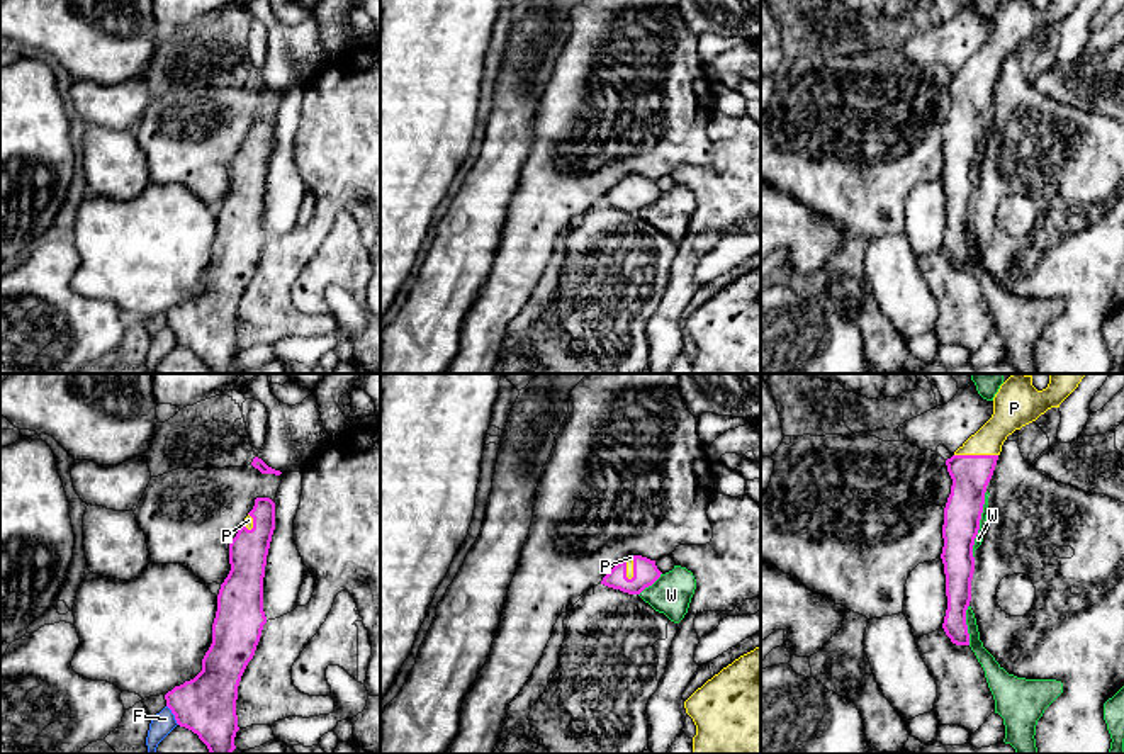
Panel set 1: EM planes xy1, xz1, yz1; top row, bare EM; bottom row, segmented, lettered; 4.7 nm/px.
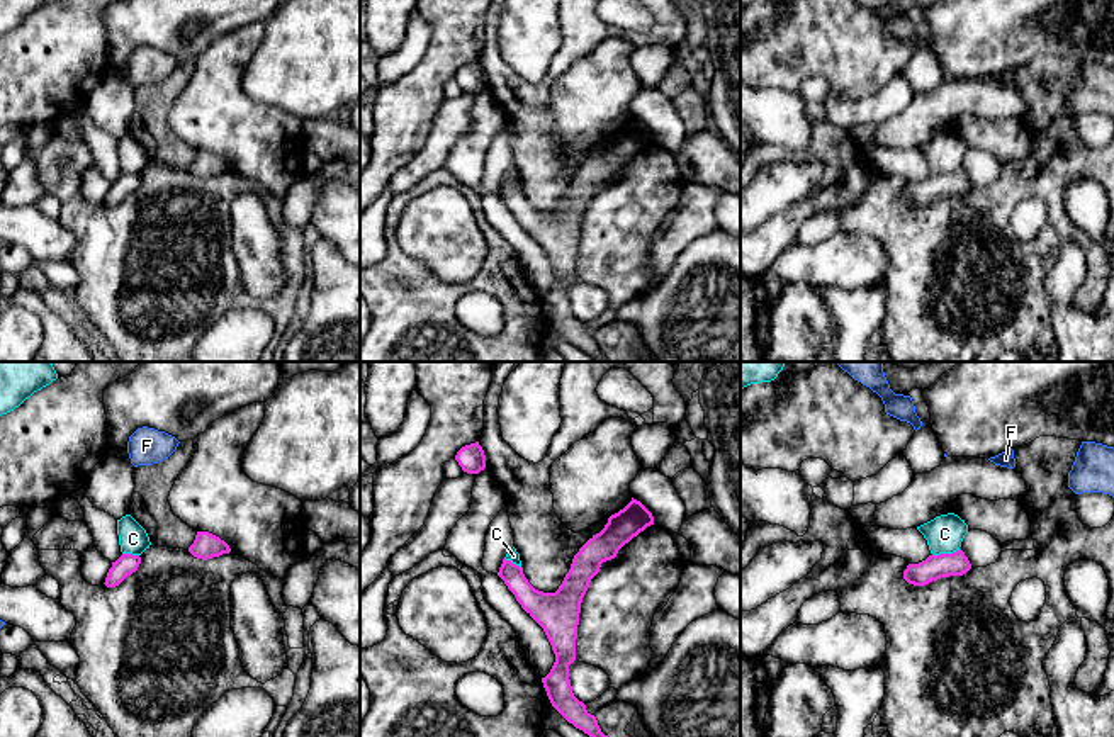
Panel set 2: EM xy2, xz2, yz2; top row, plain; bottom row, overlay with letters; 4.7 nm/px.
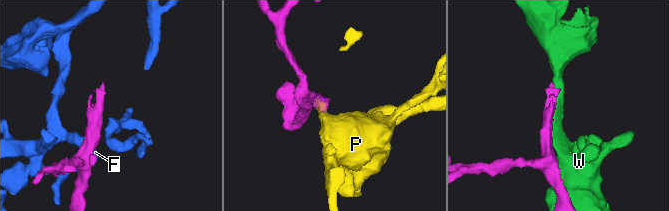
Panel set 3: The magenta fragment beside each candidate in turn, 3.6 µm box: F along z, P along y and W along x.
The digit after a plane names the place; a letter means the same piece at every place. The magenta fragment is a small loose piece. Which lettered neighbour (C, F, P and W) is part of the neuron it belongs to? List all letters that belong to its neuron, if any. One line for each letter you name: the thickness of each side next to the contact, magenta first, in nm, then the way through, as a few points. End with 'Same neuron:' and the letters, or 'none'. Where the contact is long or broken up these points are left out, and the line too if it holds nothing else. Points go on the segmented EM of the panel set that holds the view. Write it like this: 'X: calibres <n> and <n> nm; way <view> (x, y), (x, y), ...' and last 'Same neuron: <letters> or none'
P: calibres 180 and 160 nm
Same neuron: P

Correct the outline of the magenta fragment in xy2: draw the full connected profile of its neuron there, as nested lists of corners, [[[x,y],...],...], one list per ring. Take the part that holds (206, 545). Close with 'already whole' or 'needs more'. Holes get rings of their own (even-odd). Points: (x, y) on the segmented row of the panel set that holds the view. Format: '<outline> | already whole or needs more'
[[[197,532],[194,543],[188,547],[188,552],[202,560],[229,554],[229,545],[219,537],[209,532]]] | already whole

